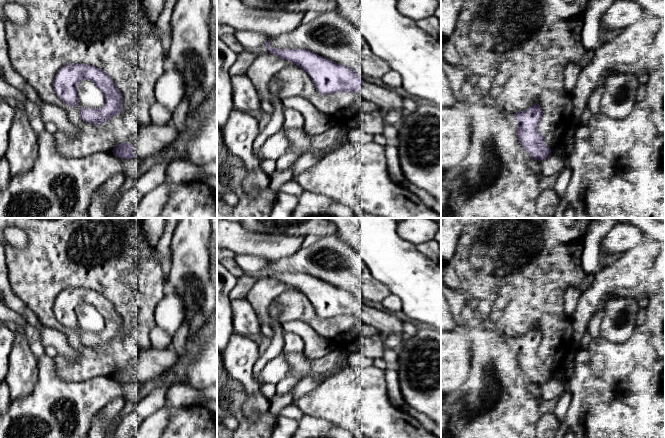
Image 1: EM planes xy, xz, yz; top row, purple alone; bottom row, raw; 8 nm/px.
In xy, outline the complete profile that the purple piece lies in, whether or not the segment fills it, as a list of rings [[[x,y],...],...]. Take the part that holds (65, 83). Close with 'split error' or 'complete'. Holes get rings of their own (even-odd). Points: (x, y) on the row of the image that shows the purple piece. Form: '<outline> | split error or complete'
[[[69,63],[58,70],[53,83],[57,97],[67,105],[78,107],[77,84],[83,79],[92,81],[102,91],[105,98],[104,105],[99,109],[80,108],[78,112],[80,118],[84,122],[100,125],[122,111],[123,97],[120,91],[116,88],[113,80],[102,70],[87,64]]] | complete

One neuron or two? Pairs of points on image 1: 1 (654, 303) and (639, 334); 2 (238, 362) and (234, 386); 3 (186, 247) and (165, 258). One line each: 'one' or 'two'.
1: two
2: two
3: two

